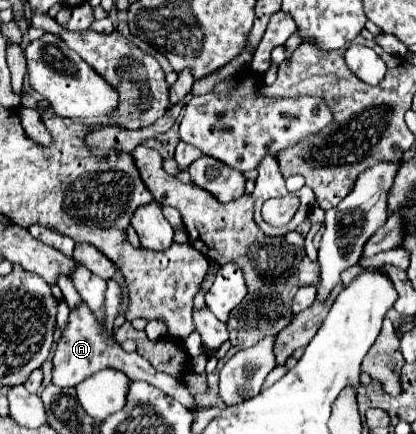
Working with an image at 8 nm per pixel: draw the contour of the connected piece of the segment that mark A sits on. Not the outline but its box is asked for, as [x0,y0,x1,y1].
[51,279,197,407]

